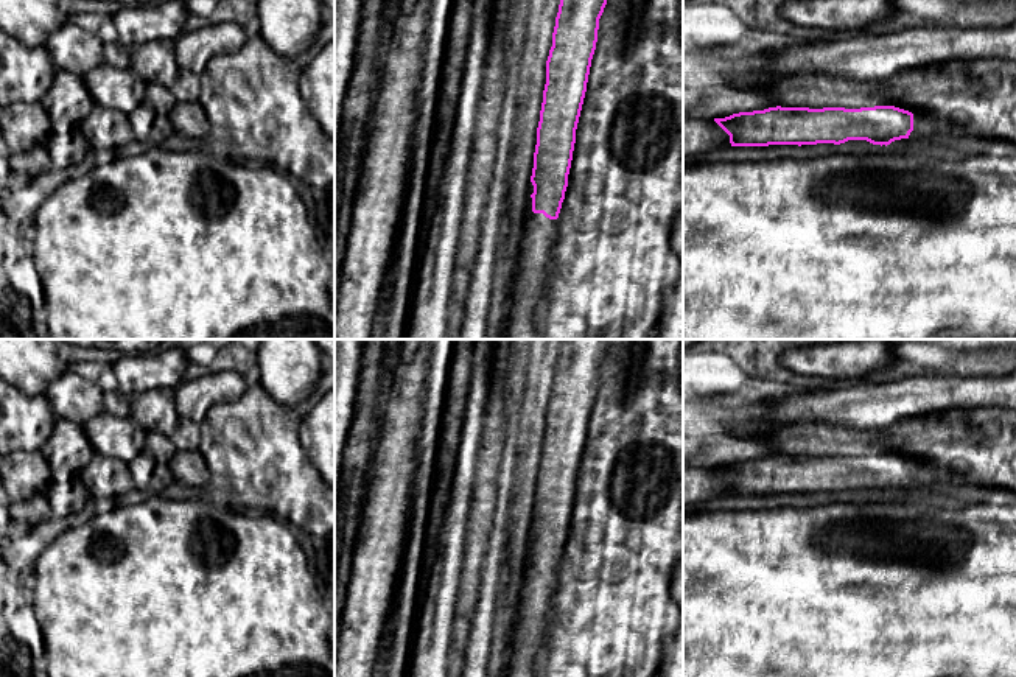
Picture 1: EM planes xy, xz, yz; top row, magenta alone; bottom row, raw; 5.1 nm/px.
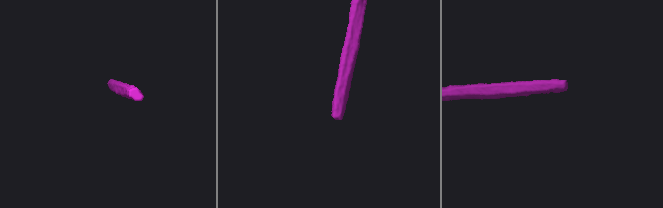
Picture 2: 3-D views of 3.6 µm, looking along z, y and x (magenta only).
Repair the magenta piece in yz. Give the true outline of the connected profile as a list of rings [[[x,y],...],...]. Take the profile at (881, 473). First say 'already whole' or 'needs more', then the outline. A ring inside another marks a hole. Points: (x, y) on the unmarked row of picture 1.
needs more | [[[776,454],[739,461],[714,470],[730,484],[731,495],[840,493],[848,489],[887,495],[901,487],[932,492],[944,489],[937,465],[921,459],[912,462],[895,454],[860,458]]]

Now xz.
needs more | [[[562,339],[537,476],[532,560],[524,567],[518,621],[510,637],[504,677],[540,677],[552,621],[552,596],[559,585],[559,562],[607,347],[608,339]]]

